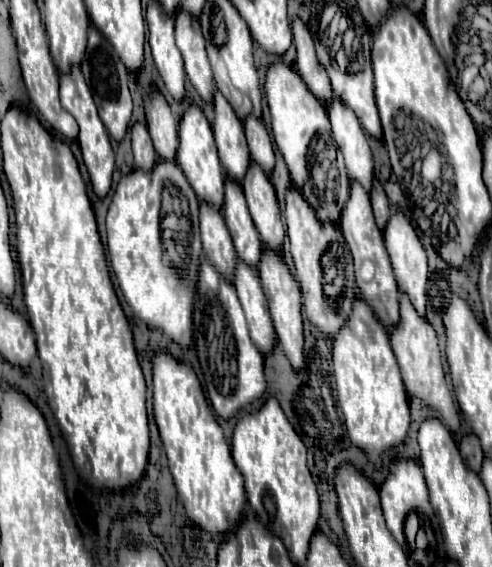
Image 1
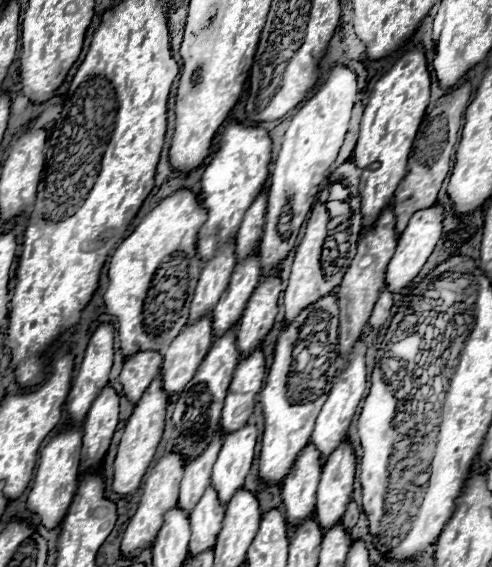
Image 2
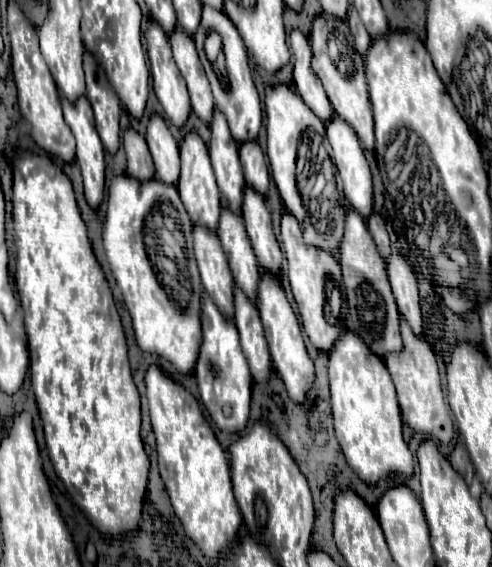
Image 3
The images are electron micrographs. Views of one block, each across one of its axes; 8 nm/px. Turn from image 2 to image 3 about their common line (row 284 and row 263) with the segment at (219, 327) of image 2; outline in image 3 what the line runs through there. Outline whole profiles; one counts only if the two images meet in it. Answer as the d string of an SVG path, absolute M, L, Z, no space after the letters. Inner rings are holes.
M222 208L216 234L222 242L236 286L246 294L250 302L256 302L260 272L258 272L258 262L252 252L250 240L246 236L242 216L230 212L228 208Z

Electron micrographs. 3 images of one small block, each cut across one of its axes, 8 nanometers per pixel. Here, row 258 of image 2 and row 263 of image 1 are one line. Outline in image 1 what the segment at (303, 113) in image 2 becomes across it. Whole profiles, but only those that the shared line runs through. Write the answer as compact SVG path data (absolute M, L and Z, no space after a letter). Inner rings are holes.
M264 250L260 266L258 266L258 274L260 274L260 282L268 300L268 308L270 308L270 316L274 322L274 330L276 330L276 338L278 344L282 346L286 358L292 364L292 370L300 370L304 364L304 356L302 356L302 348L304 348L304 334L302 334L302 296L300 296L300 288L298 282L294 280L294 276L290 274L290 270L286 268L284 260L270 250Z

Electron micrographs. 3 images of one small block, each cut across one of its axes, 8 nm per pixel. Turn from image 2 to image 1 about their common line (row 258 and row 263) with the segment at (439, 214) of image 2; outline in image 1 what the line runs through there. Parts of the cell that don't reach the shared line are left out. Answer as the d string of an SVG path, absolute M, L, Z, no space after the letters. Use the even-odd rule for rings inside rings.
M400 210L392 212L388 226L384 228L384 242L386 242L386 250L392 262L392 270L396 276L396 284L400 288L400 292L404 292L412 306L416 308L416 312L420 316L424 316L426 312L426 282L428 282L428 258L426 252L414 232L414 228L410 228L410 222L406 220L406 216L402 216Z

